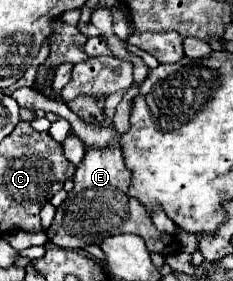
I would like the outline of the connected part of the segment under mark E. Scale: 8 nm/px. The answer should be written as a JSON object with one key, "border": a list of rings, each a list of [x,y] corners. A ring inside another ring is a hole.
{"border":[[[110,140],[106,148],[84,146],[84,158],[74,174],[74,196],[68,196],[64,204],[56,210],[54,224],[56,234],[52,244],[70,250],[82,250],[86,244],[100,244],[104,238],[114,234],[136,234],[144,238],[146,248],[158,254],[176,254],[180,244],[174,236],[158,232],[150,220],[150,212],[138,204],[136,198],[128,196],[130,170],[124,166],[124,156],[118,140]]]}

